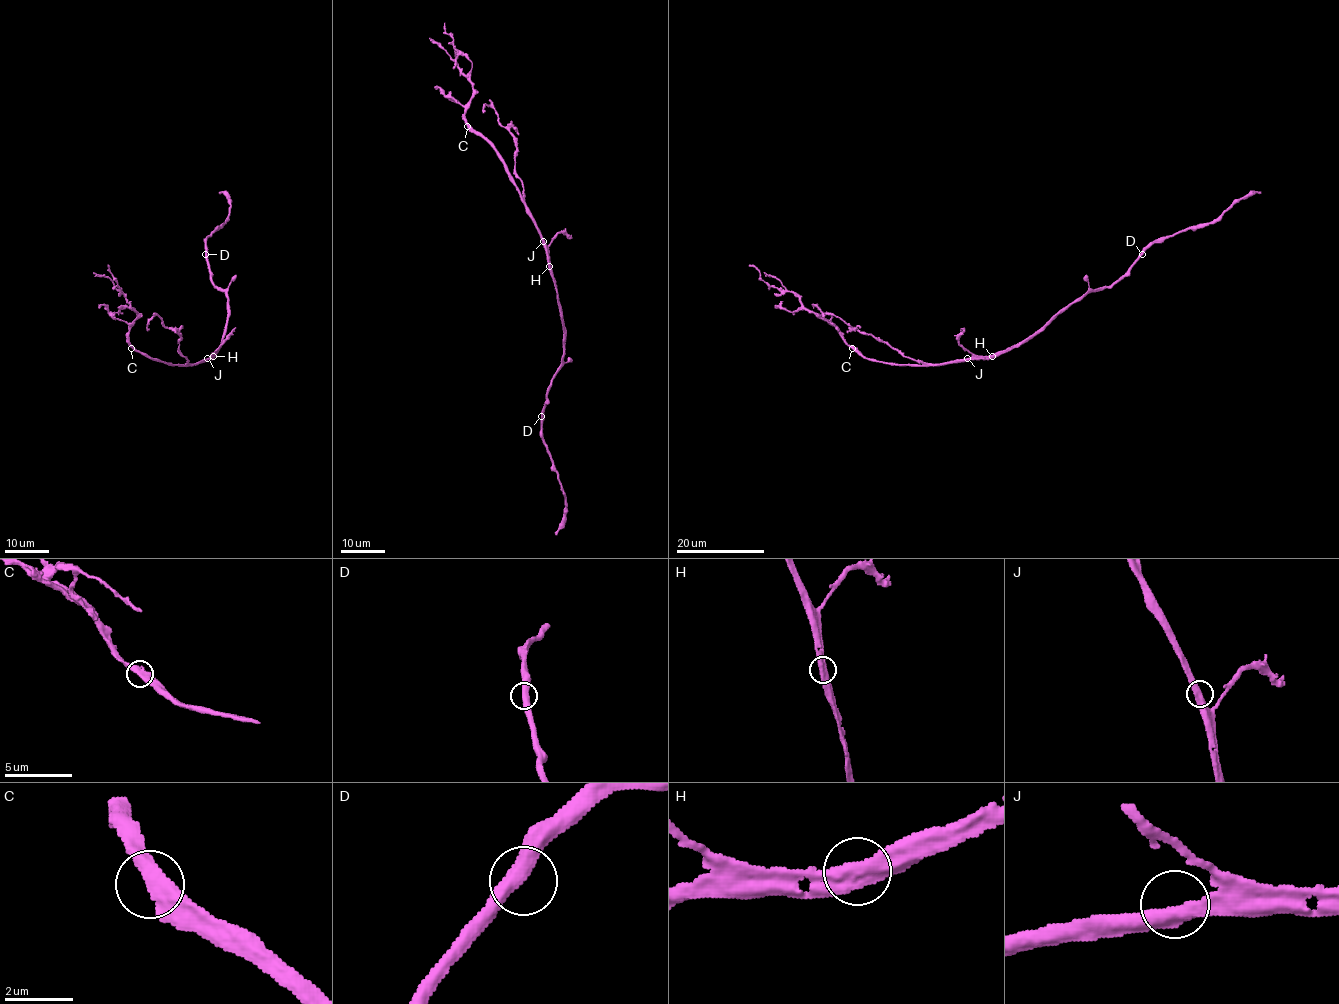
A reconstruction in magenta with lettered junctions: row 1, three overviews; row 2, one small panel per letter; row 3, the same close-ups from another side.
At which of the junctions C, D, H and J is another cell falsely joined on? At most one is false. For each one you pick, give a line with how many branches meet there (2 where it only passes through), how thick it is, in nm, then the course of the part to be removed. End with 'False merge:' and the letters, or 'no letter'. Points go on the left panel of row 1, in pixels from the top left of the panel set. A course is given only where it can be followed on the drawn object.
False merge: no letter

